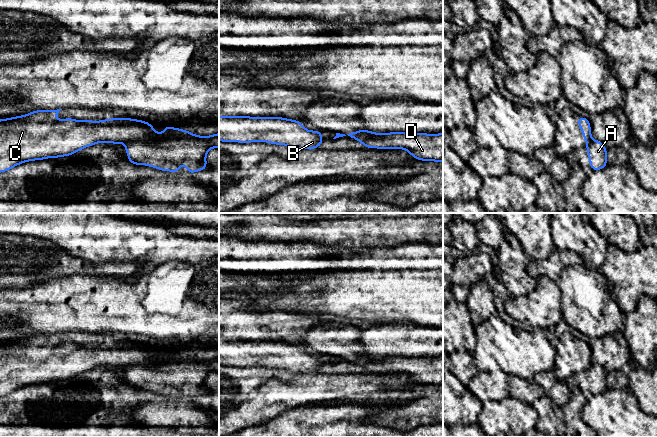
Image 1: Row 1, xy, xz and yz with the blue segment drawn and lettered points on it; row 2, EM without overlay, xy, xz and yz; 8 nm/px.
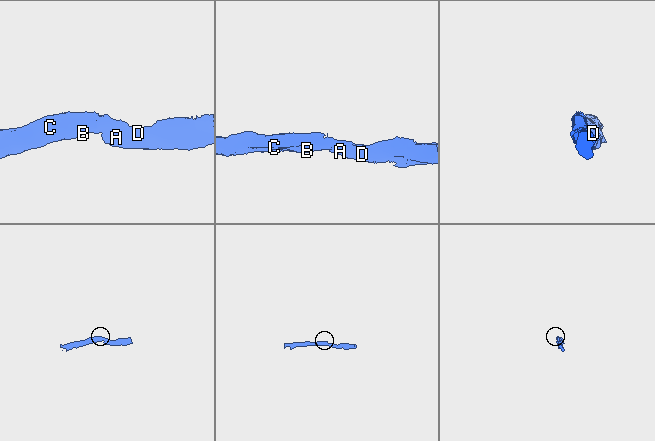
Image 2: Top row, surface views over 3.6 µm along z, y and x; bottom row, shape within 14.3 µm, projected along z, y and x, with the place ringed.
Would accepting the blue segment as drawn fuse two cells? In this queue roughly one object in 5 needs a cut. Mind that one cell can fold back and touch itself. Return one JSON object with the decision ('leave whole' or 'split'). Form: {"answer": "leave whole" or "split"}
{"answer": "split"}

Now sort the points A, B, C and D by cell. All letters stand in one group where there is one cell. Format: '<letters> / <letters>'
A D / B C

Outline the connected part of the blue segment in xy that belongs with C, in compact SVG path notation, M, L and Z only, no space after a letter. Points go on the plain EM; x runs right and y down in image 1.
M62 333L34 334L32 337L27 337L22 340L0 343L0 397L8 395L15 390L27 385L70 380L77 377L79 374L102 366L119 368L129 366L167 364L176 359L177 355L177 352L165 349L162 358L156 357L154 355L154 350L147 345L130 343L127 341L122 343L111 341L109 344L102 343L101 345L80 345L71 341L65 342L63 344L55 344L54 342L58 339L60 334Z

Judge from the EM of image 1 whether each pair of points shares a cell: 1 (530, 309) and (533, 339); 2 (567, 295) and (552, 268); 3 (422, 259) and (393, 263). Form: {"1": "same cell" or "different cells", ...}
{"1": "different cells", "2": "different cells", "3": "same cell"}

